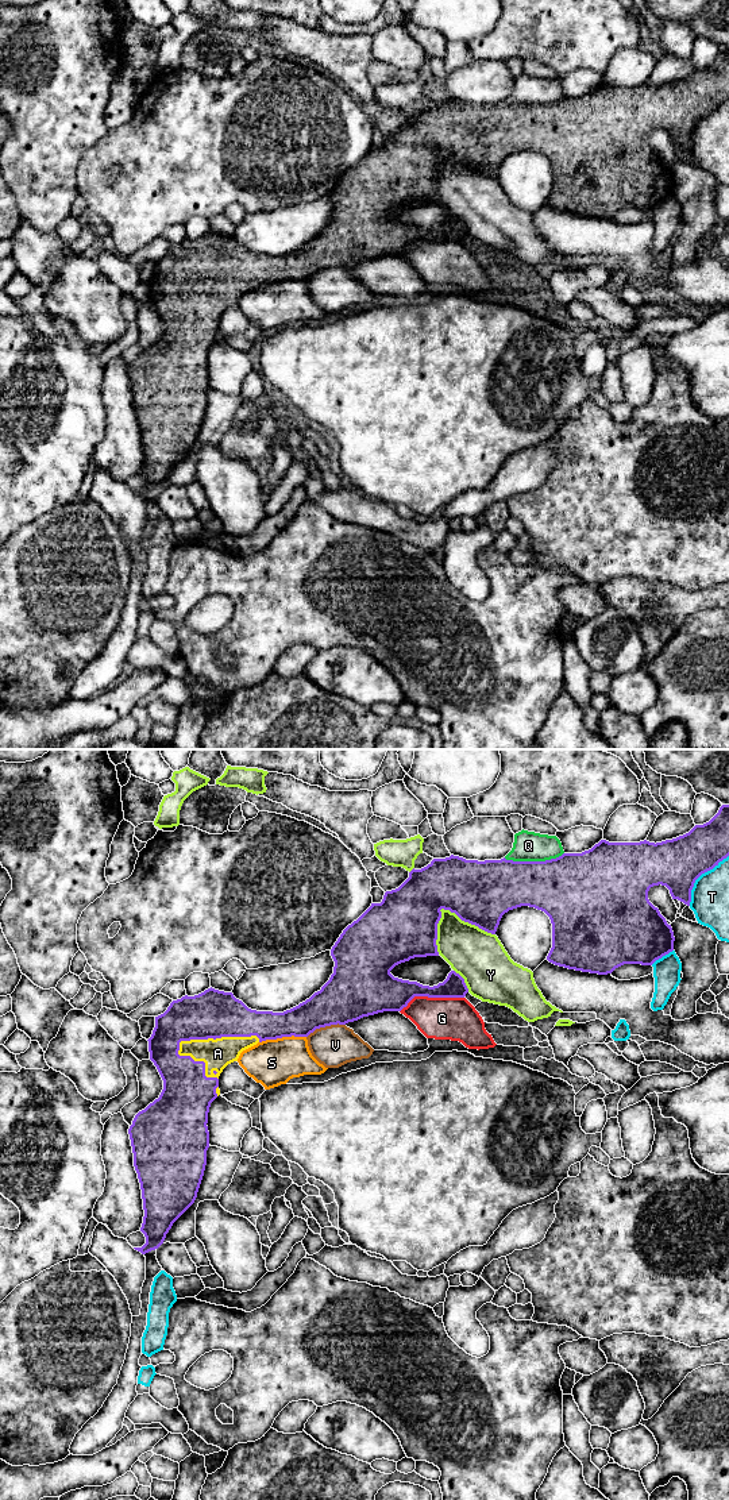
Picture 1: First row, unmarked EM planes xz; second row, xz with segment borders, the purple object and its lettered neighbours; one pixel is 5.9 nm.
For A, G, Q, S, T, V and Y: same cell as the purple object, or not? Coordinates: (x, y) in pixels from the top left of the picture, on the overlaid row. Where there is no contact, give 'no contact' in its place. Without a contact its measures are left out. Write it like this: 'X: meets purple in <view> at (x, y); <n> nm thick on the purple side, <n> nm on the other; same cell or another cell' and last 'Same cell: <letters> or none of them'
A: meets purple in xz at (213, 1038); 280 nm thick on the purple side, 180 nm on the other; same cell
G: meets purple in xz at (431, 997); 200 nm thick on the purple side, 260 nm on the other; another cell
Q: meets purple in xz at (533, 862); 380 nm thick on the purple side, 180 nm on the other; another cell
S: meets purple in xz at (282, 1036); 190 nm thick on the purple side, 280 nm on the other; another cell
T: meets purple in xz at (699, 875); 300 nm thick on the purple side, 220 nm on the other; another cell
V: meets purple in xz at (326, 1025); 320 nm thick on the purple side, 240 nm on the other; another cell
Y: meets purple in xz at (467, 921); 380 nm thick on the purple side, 320 nm on the other; another cell
Same cell: A

